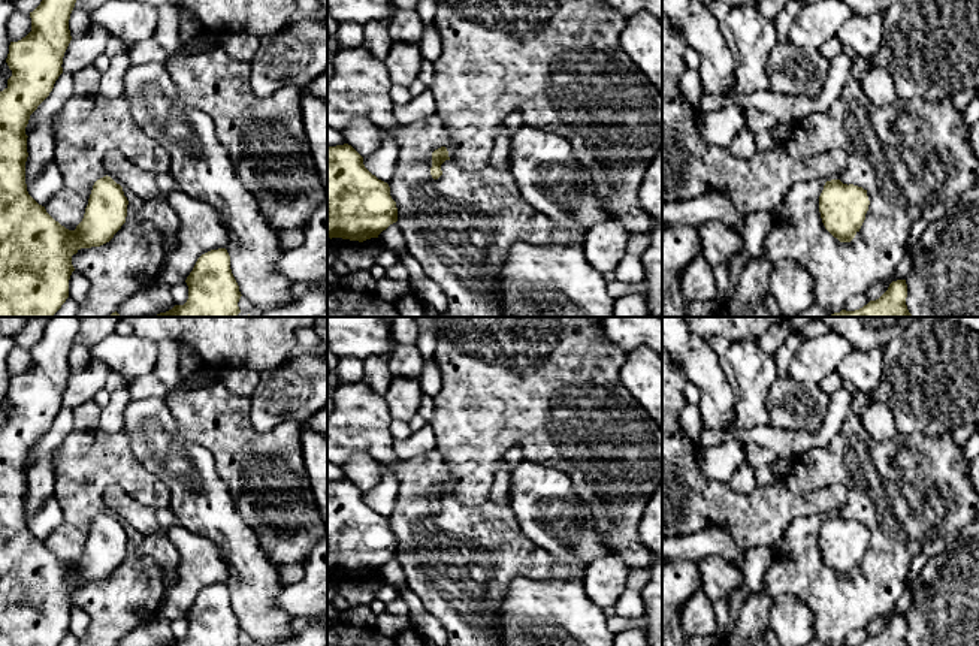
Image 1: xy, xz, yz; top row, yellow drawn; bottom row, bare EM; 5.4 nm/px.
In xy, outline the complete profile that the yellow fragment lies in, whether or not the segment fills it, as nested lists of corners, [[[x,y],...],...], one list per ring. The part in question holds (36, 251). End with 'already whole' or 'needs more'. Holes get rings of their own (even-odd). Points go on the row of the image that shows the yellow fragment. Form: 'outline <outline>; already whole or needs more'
outline [[[42,0],[30,12],[31,31],[9,45],[6,63],[12,76],[0,91],[0,317],[52,317],[69,298],[69,280],[75,271],[72,256],[81,248],[109,242],[127,217],[129,200],[123,187],[108,175],[94,182],[84,218],[75,230],[55,221],[27,191],[25,127],[63,73],[63,57],[72,40],[69,19],[75,3],[76,0]]]; already whole

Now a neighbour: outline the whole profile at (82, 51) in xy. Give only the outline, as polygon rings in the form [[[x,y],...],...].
[[[91,25],[81,37],[72,37],[63,57],[63,72],[73,75],[84,67],[94,64],[94,61],[105,54],[111,37],[112,36],[106,28],[97,25]]]

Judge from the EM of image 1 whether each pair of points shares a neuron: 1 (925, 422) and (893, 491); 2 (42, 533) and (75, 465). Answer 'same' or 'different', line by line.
1: different
2: different

